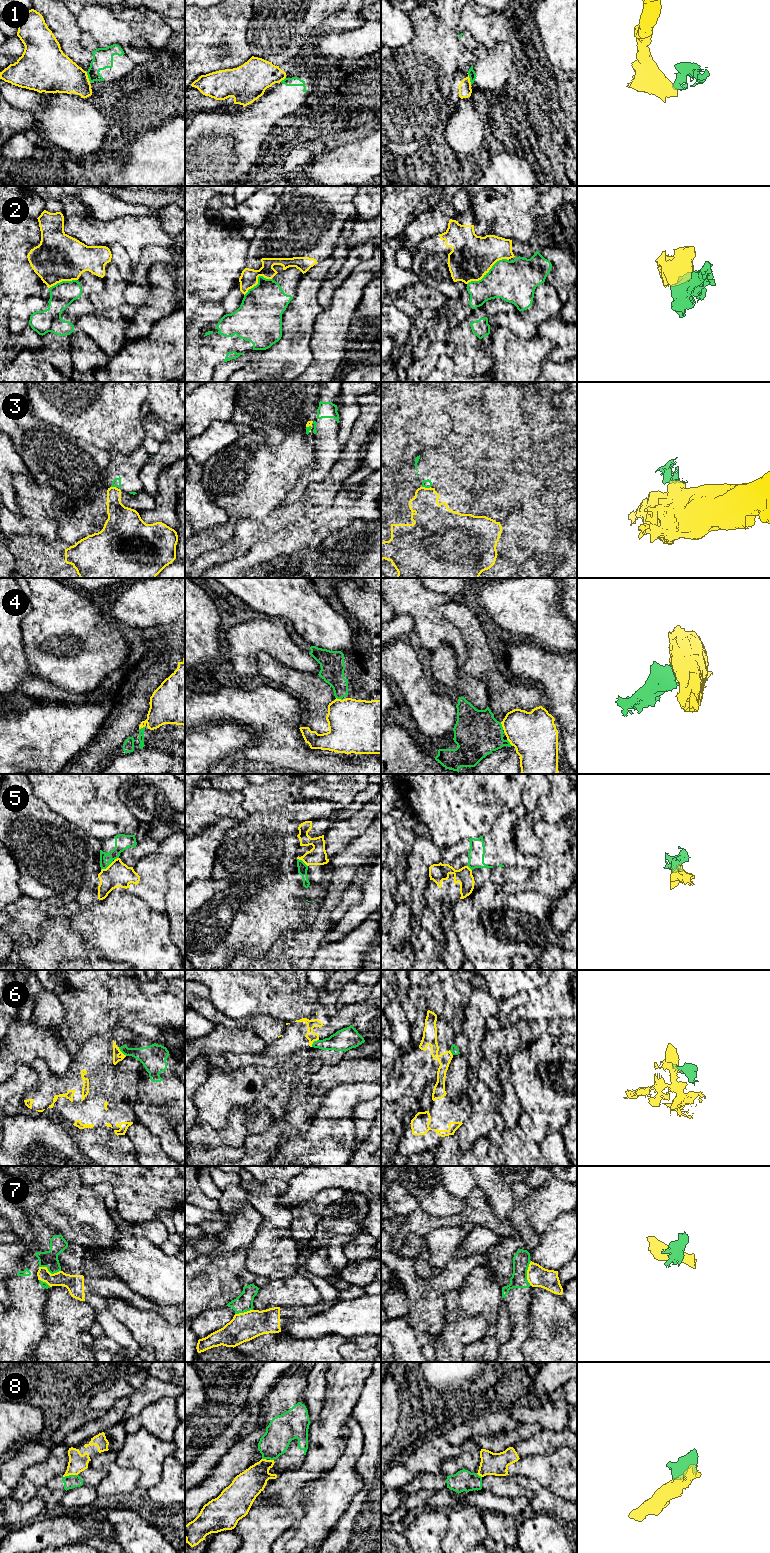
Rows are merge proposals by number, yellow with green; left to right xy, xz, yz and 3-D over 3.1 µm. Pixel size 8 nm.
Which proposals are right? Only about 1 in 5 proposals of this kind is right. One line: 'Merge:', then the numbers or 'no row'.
Merge: no row

